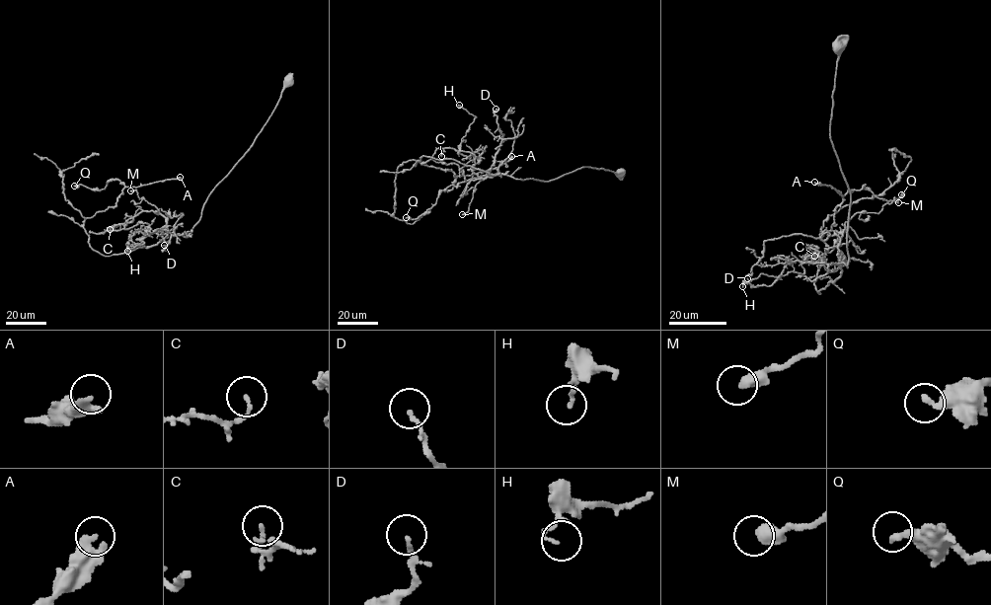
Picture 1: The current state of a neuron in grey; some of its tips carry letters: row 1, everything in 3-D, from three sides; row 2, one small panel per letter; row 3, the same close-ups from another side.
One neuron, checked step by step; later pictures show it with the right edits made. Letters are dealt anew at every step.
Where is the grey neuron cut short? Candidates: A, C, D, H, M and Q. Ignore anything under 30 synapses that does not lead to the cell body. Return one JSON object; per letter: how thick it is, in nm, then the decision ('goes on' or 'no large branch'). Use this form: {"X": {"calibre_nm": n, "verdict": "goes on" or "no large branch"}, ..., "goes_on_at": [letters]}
{"A": {"calibre_nm": 240, "verdict": "no large branch"}, "C": {"calibre_nm": 140, "verdict": "no large branch"}, "D": {"calibre_nm": 160, "verdict": "no large branch"}, "H": {"calibre_nm": 110, "verdict": "no large branch"}, "M": {"calibre_nm": 480, "verdict": "no large branch"}, "Q": {"calibre_nm": 360, "verdict": "no large branch"}, "goes_on_at": []}

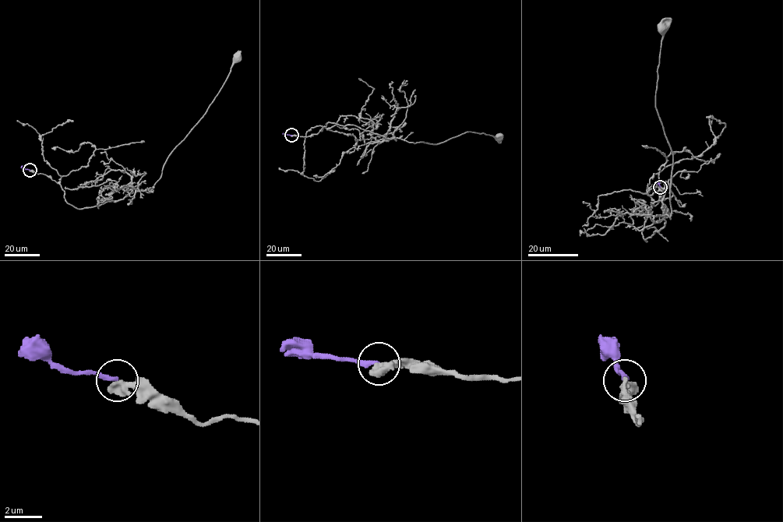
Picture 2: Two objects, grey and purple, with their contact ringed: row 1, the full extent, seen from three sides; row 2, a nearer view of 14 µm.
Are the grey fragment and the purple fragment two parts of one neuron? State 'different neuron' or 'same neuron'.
different neuron

